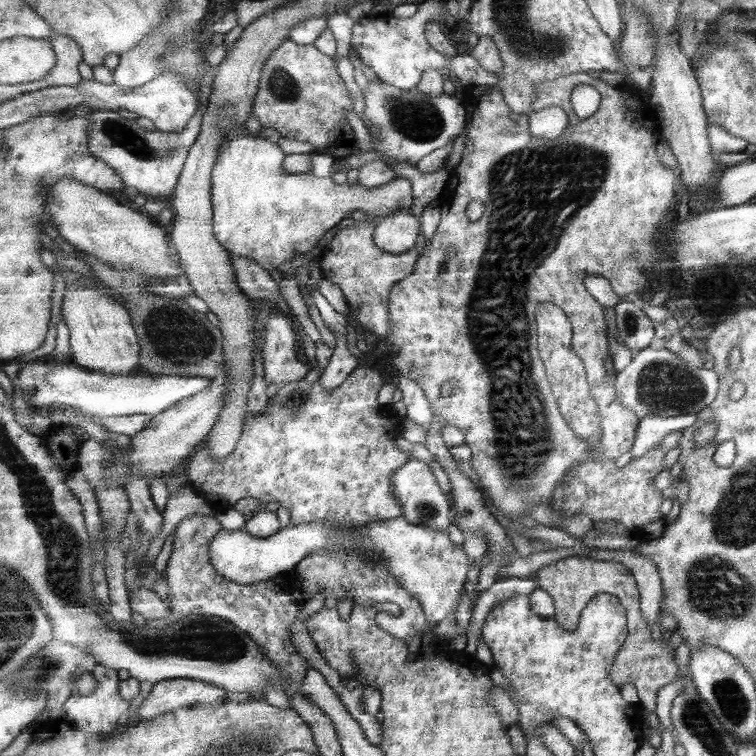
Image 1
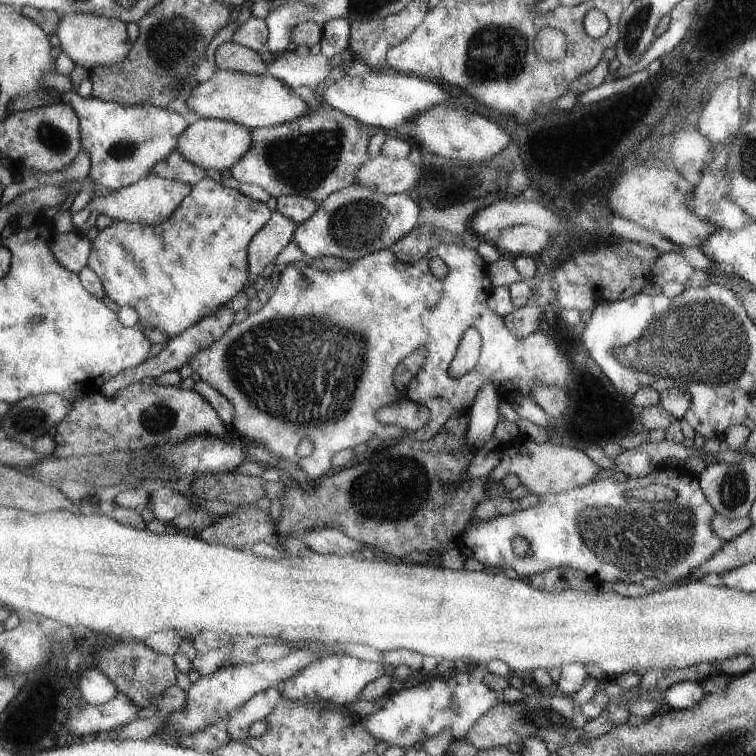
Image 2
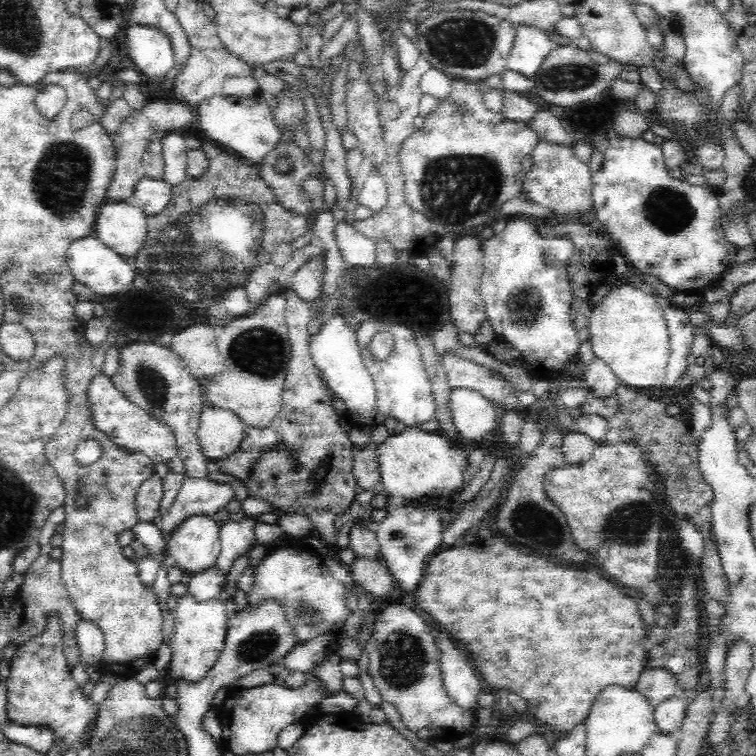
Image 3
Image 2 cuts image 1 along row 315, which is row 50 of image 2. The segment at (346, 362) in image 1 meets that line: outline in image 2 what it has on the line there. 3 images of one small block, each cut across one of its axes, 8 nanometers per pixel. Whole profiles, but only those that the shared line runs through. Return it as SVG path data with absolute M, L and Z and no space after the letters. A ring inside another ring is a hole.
M331 18L323 24L323 38L319 44L319 54L325 58L333 58L335 54L349 50L349 38L351 38L351 24L347 18Z

